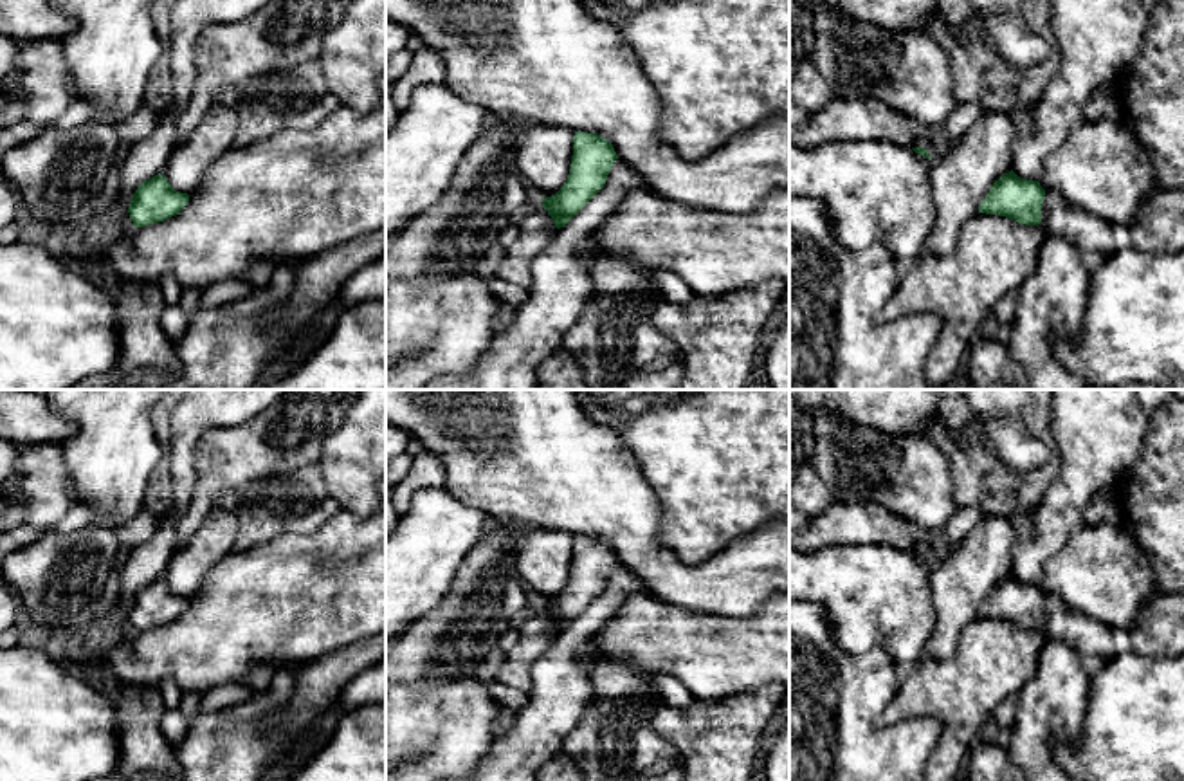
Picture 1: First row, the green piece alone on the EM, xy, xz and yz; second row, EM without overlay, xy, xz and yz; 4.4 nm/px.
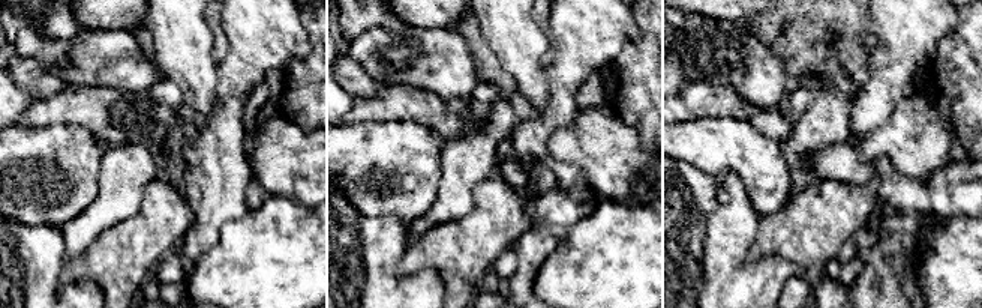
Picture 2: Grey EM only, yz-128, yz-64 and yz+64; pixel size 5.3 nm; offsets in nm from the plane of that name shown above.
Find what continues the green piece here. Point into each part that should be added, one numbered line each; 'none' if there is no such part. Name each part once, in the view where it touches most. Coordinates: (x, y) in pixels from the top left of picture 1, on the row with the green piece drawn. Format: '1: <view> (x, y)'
1: yz (1159, 228)

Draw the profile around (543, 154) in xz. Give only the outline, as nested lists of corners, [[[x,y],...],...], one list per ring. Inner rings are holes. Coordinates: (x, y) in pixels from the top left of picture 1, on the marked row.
[[[515,121],[512,150],[521,177],[541,198],[555,195],[569,175],[575,132],[562,126]]]

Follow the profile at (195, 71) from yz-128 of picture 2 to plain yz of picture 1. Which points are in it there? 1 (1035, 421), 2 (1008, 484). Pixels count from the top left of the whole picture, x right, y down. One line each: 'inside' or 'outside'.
1: outside
2: outside

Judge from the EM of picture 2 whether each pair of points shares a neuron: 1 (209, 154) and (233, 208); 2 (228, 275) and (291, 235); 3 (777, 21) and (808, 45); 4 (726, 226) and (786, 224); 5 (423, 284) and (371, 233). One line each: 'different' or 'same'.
1: same
2: same
3: same
4: different
5: same

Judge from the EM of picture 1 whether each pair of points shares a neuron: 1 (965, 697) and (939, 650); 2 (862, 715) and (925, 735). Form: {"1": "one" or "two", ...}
{"1": "two", "2": "one"}

